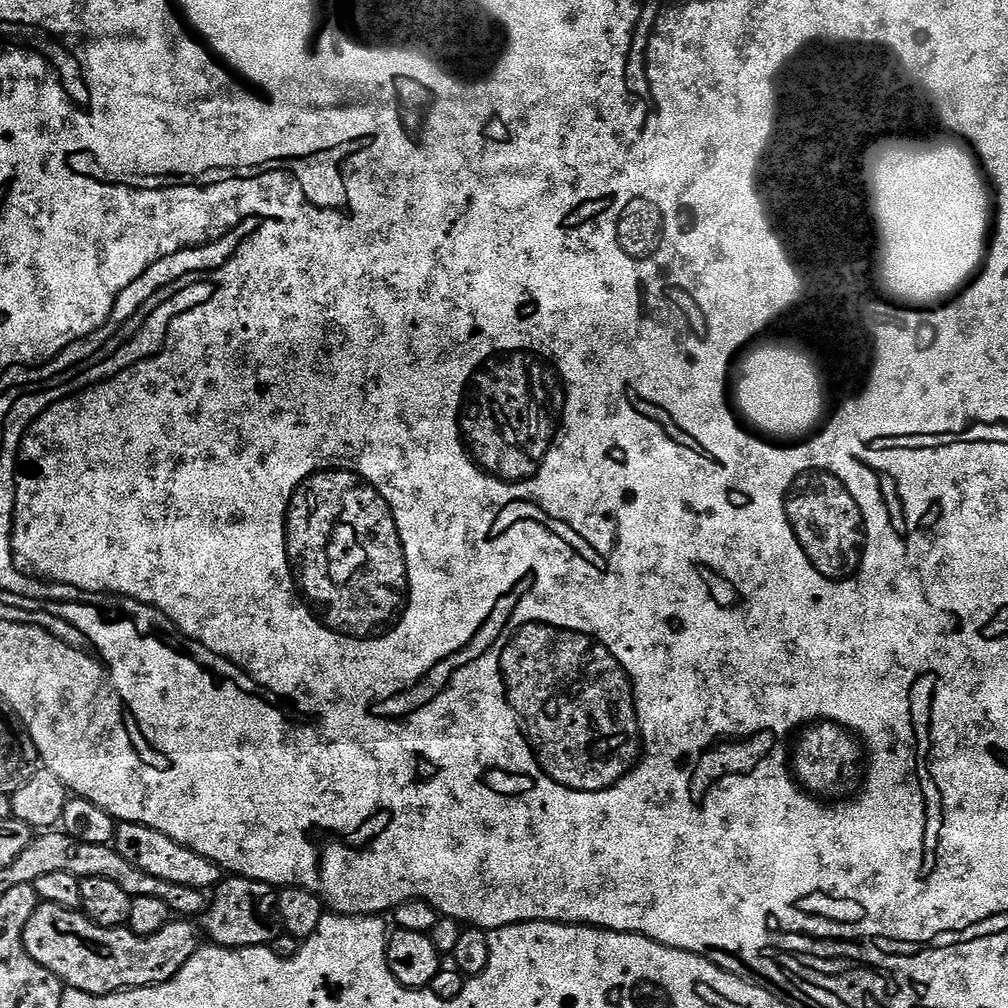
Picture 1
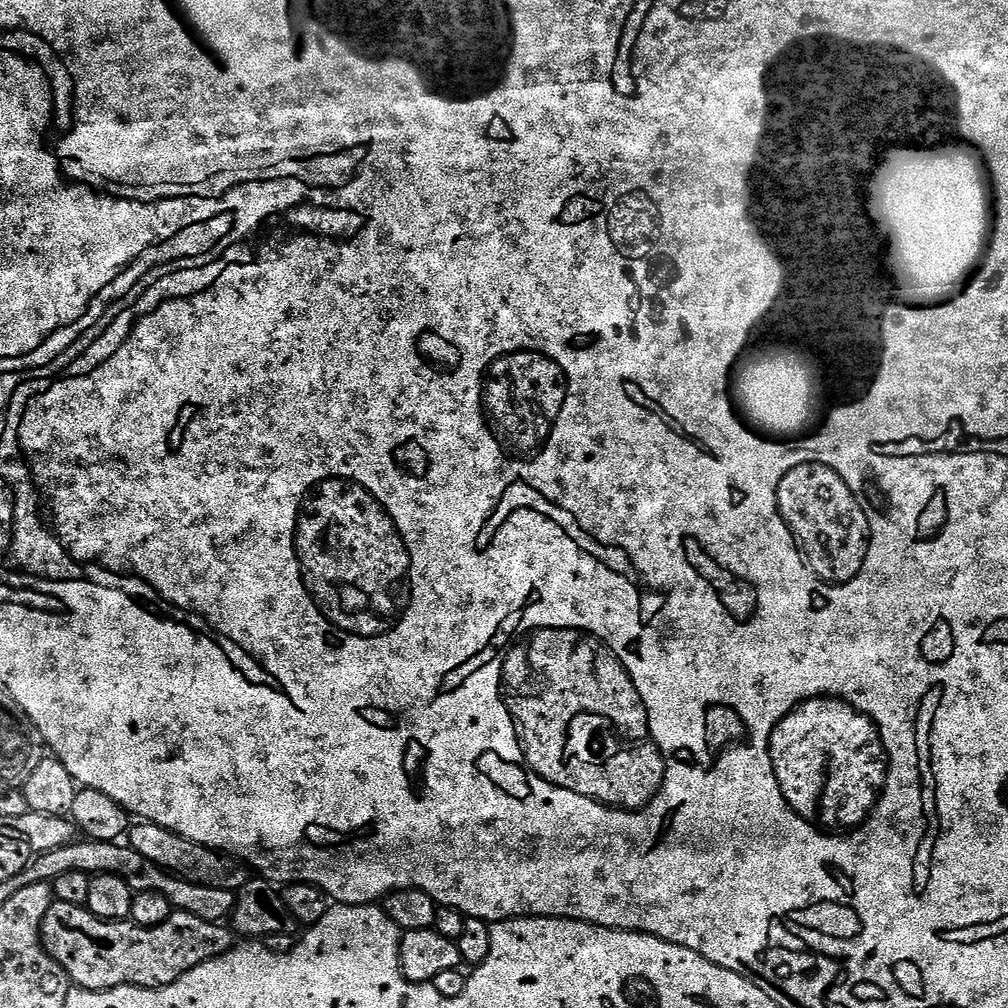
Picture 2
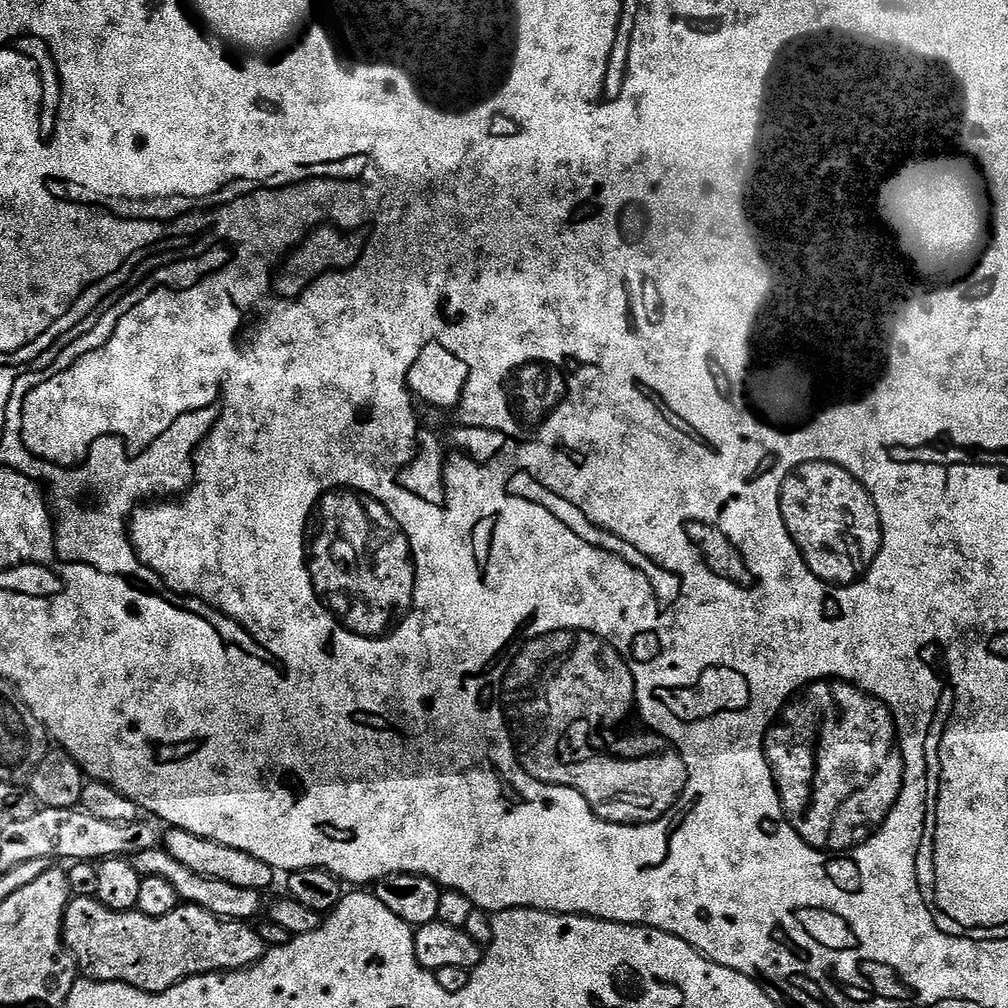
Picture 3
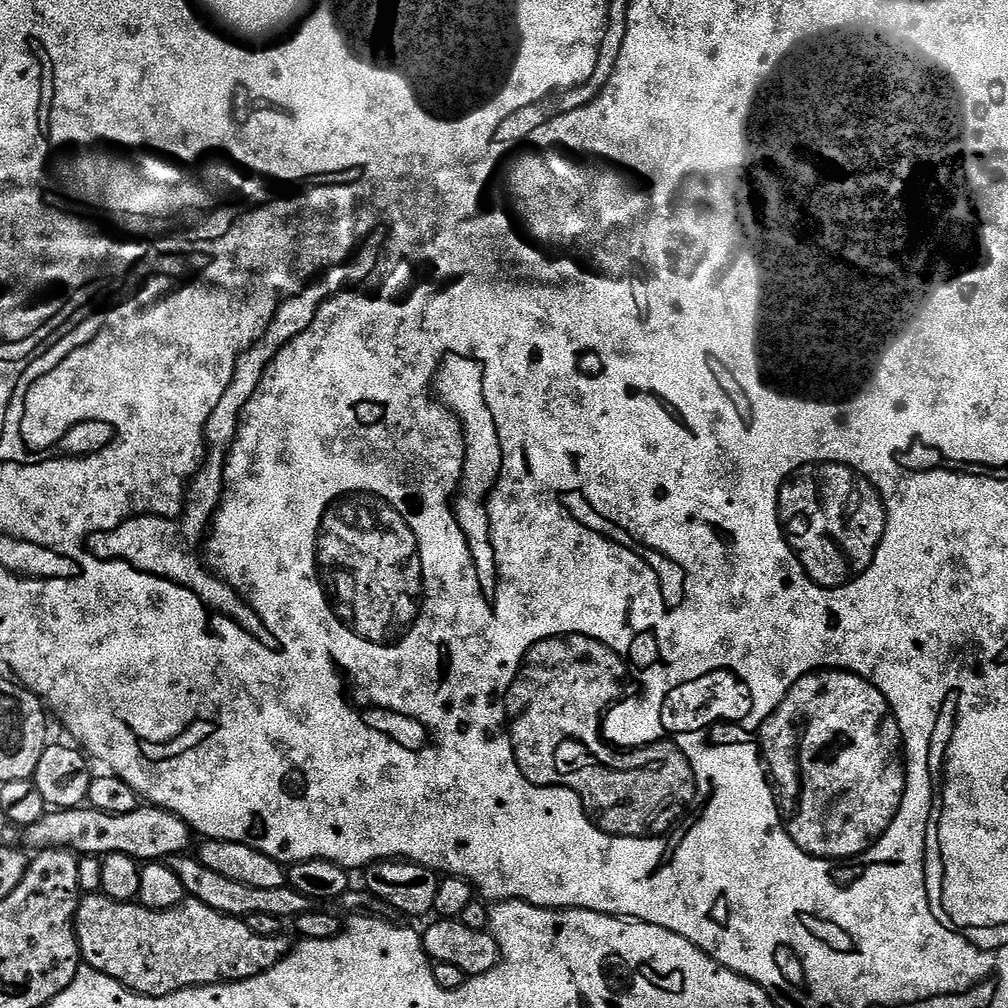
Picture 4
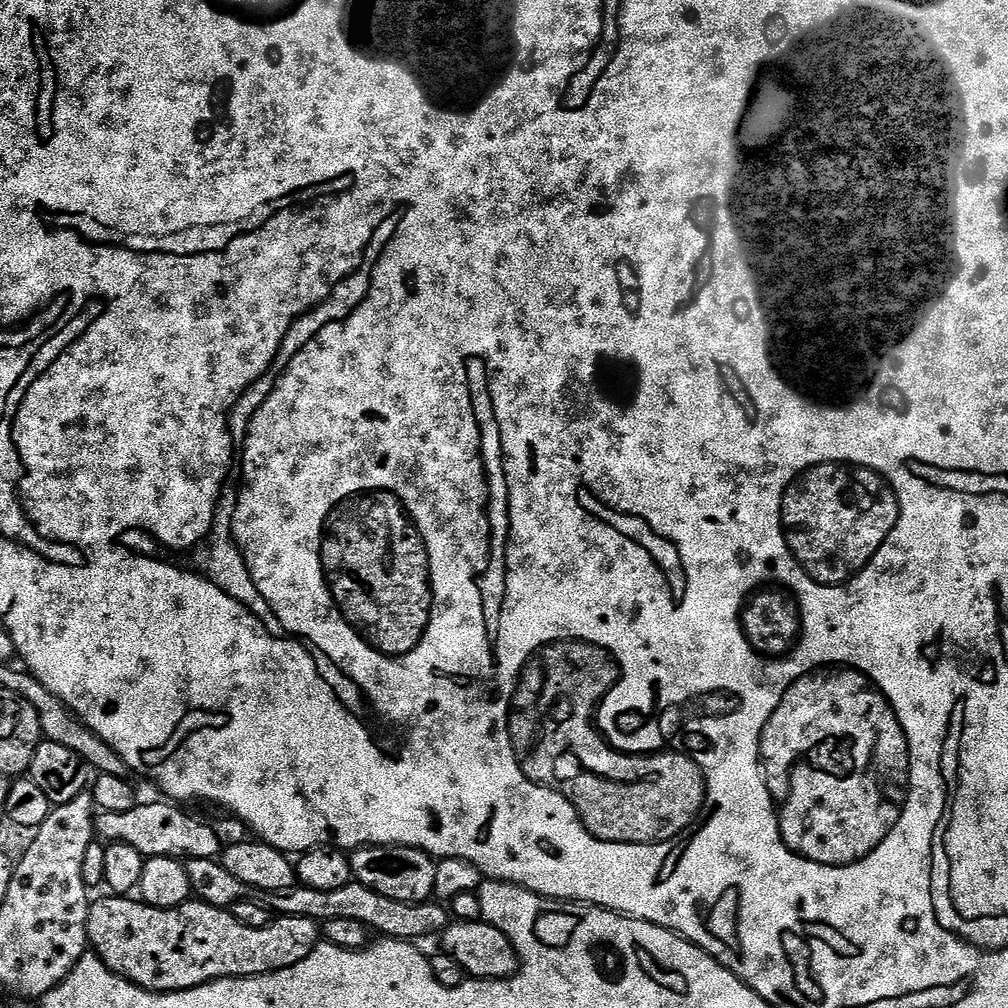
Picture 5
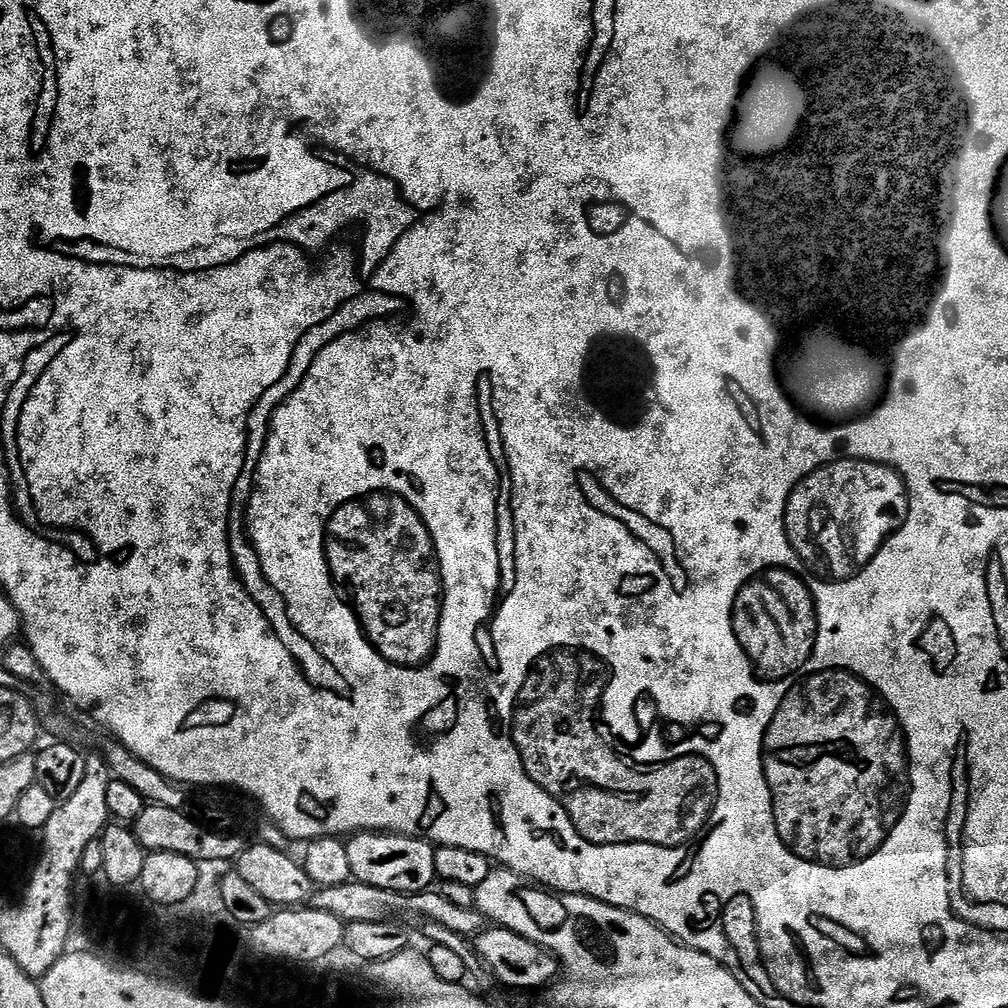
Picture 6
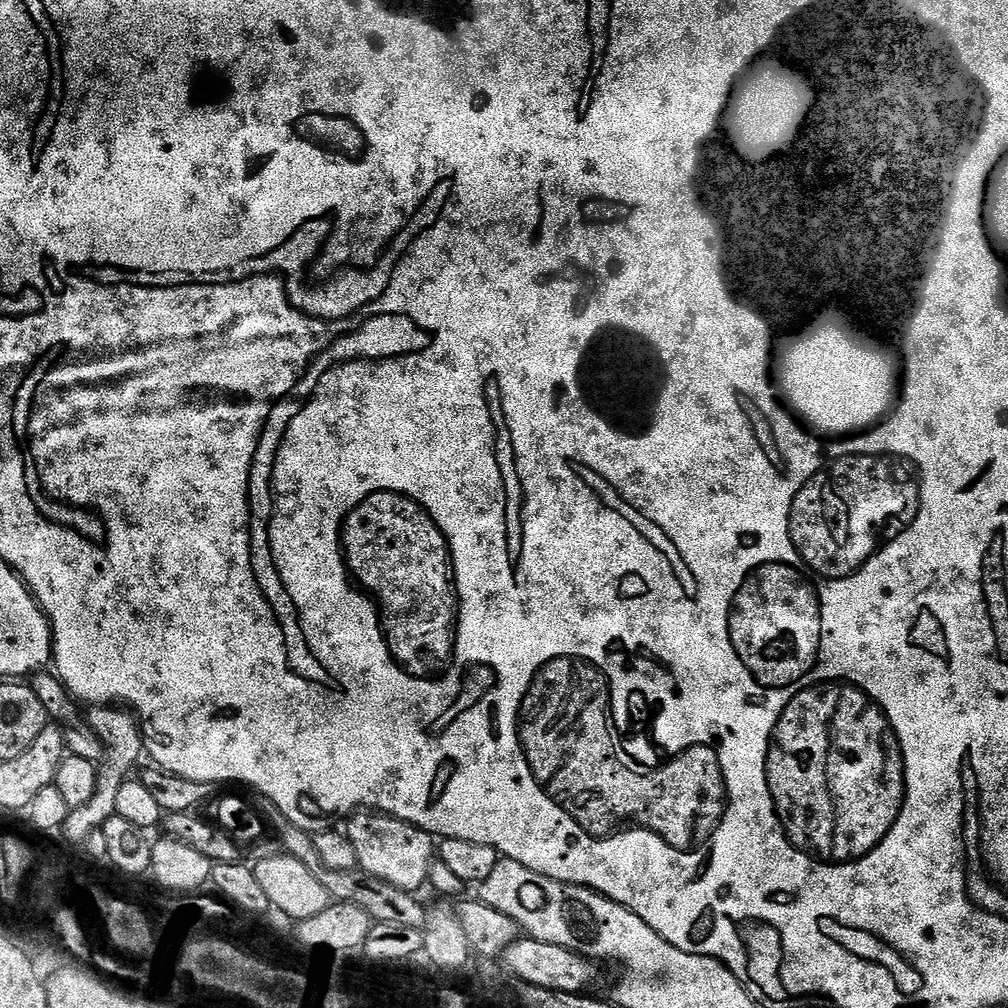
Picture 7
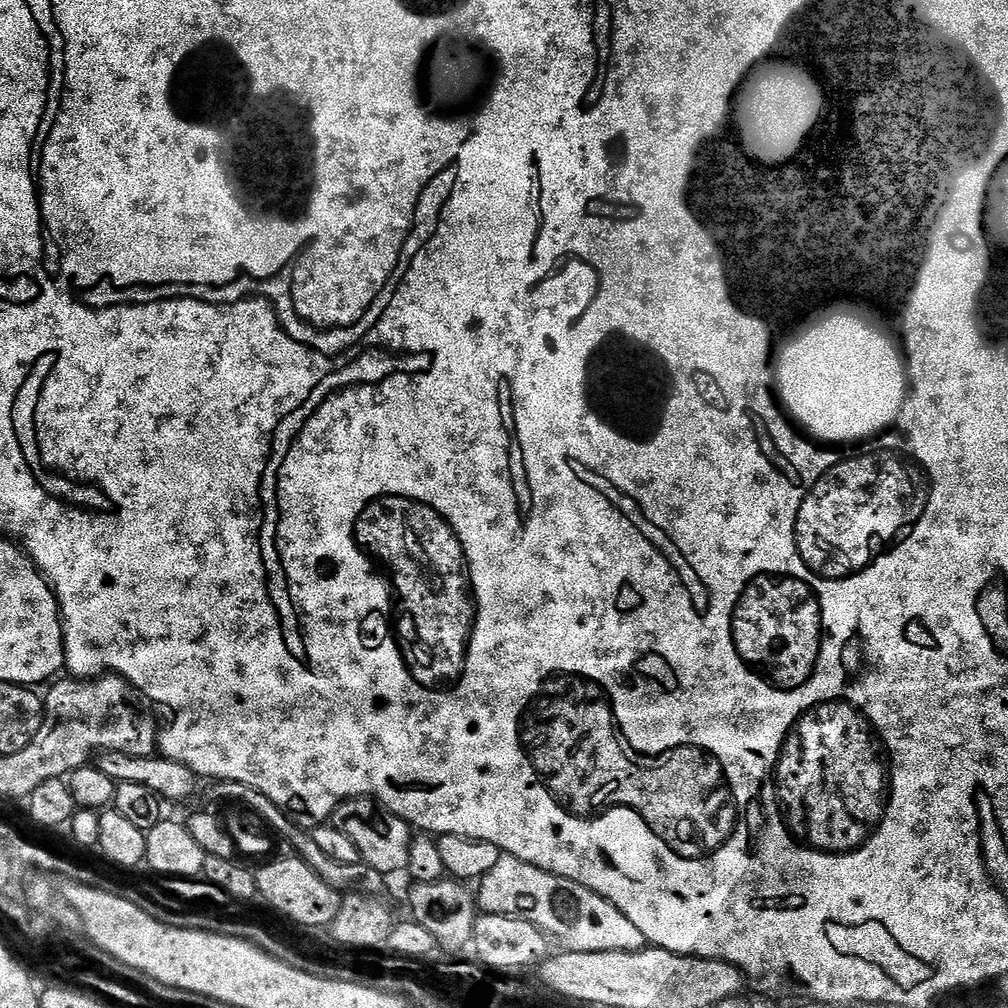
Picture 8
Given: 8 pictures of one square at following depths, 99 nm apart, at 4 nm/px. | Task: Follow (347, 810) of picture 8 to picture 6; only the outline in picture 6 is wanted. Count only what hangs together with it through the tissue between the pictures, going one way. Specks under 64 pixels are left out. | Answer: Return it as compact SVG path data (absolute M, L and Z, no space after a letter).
M357 832L346 843L346 855L350 861L353 880L366 886L378 886L378 890L397 892L403 896L427 892L437 883L438 877L434 870L435 853L436 848L429 840L421 840L419 836L397 836L386 832Z

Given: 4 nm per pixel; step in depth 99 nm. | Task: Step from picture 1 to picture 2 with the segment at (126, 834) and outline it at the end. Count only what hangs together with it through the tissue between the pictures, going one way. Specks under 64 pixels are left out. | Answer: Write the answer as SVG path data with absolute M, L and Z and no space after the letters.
M133 823L129 827L126 843L129 848L142 854L142 858L148 858L159 868L165 868L167 872L173 872L174 875L181 876L182 879L195 884L205 884L239 893L240 889L247 886L250 879L249 865L235 858L229 858L225 853L213 852L212 849L202 846L198 842L190 842L157 824Z

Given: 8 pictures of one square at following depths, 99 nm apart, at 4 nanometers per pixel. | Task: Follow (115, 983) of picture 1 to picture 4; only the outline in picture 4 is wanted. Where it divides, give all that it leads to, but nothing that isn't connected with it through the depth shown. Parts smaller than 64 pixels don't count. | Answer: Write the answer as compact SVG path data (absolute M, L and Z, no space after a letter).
M88 894L81 899L76 911L76 941L80 947L81 961L143 996L169 996L184 988L201 988L203 984L254 978L288 955L290 943L286 936L254 934L254 930L250 930L241 917L223 916L191 898L185 899L176 908L155 912L139 902L123 904L103 894Z

